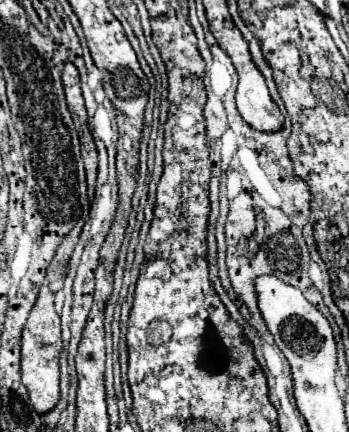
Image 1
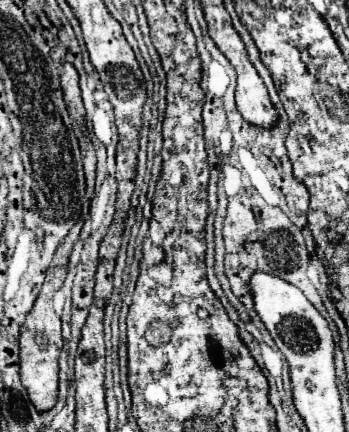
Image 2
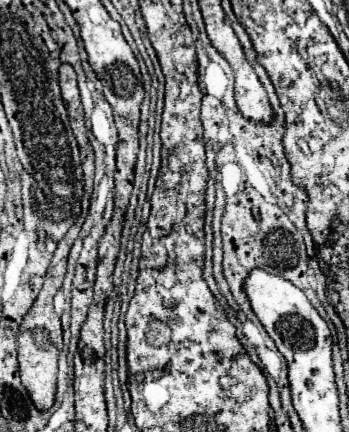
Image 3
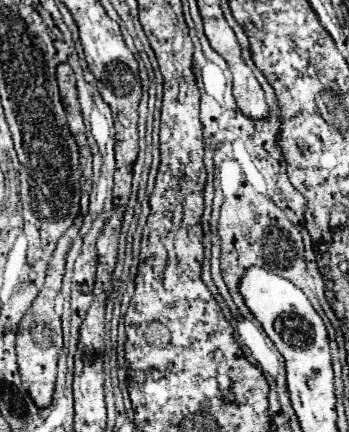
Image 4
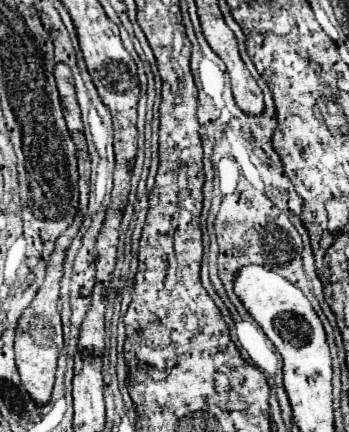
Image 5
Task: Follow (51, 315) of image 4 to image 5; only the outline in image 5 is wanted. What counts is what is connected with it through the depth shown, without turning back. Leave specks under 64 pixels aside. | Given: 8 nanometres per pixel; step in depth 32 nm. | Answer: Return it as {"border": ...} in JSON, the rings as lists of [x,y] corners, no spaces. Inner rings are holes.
{"border":[[[72,222],[72,226],[56,240],[56,248],[48,260],[48,268],[46,268],[46,280],[42,284],[42,288],[38,290],[36,298],[32,300],[32,304],[24,310],[22,318],[18,320],[18,328],[16,328],[16,366],[22,378],[22,384],[26,388],[26,392],[32,396],[32,400],[38,406],[48,404],[50,396],[52,396],[52,386],[54,386],[54,374],[56,374],[56,360],[58,354],[62,350],[62,324],[60,324],[60,314],[56,310],[56,300],[60,294],[60,280],[62,280],[62,264],[64,264],[64,256],[66,250],[70,246],[70,242],[76,238],[78,228],[82,226],[82,222]]]}

